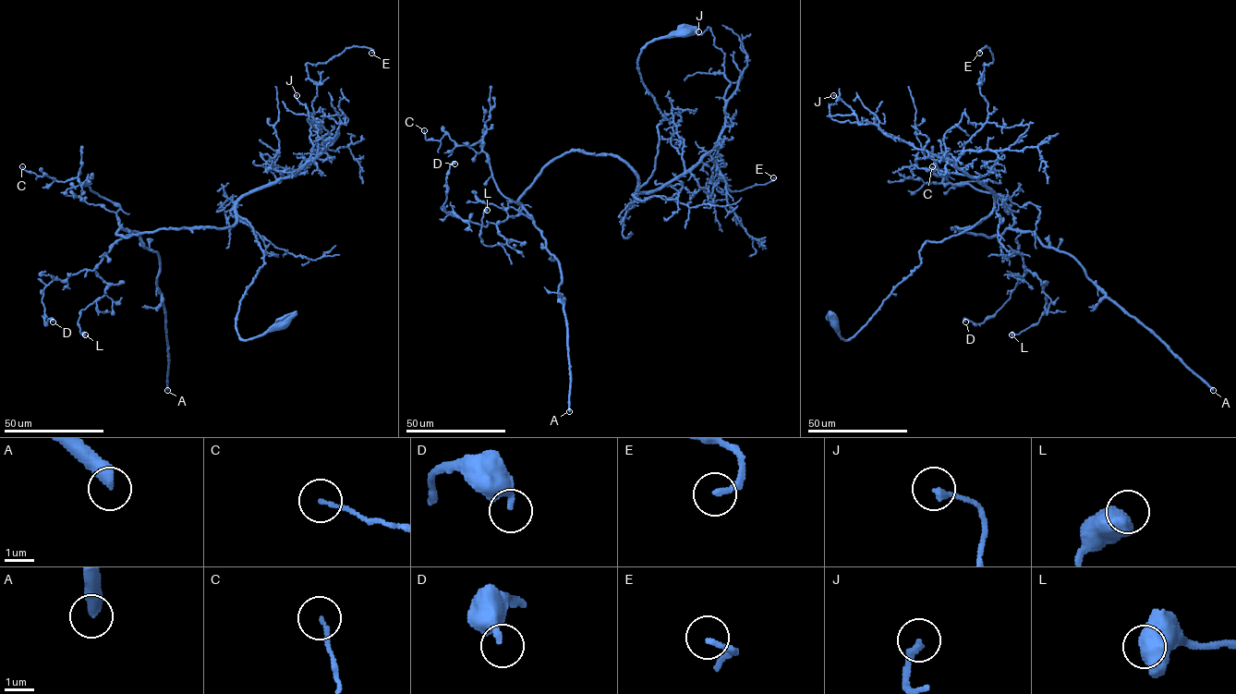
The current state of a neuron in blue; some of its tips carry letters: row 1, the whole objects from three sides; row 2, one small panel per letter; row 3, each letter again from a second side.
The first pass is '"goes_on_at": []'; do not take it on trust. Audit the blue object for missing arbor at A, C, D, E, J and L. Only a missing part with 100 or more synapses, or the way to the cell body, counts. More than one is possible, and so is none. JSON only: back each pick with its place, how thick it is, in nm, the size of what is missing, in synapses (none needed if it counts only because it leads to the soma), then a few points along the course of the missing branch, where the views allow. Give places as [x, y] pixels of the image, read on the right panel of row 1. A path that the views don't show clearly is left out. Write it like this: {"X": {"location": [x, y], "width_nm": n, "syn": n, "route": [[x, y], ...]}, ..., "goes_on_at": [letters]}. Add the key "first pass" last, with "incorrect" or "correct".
{"A": {"location": [1213, 390], "width_nm": 440, "syn": 700}, "goes_on_at": ["A"], "first pass": "incorrect"}

